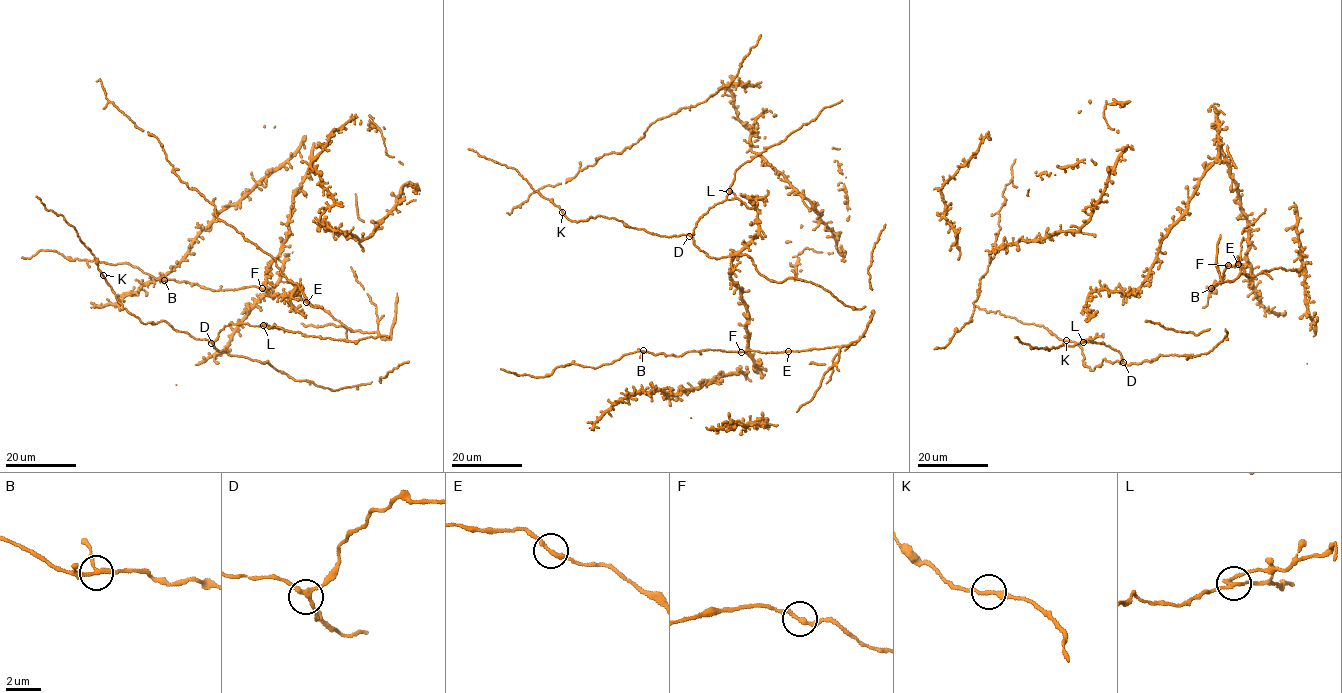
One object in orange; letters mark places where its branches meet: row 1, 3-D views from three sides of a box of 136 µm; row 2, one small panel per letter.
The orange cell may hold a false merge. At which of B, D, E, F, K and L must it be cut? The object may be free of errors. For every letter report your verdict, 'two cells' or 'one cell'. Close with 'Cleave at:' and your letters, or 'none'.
B: one cell
D: one cell
E: one cell
F: one cell
K: one cell
L: two cells
Cleave at: L

